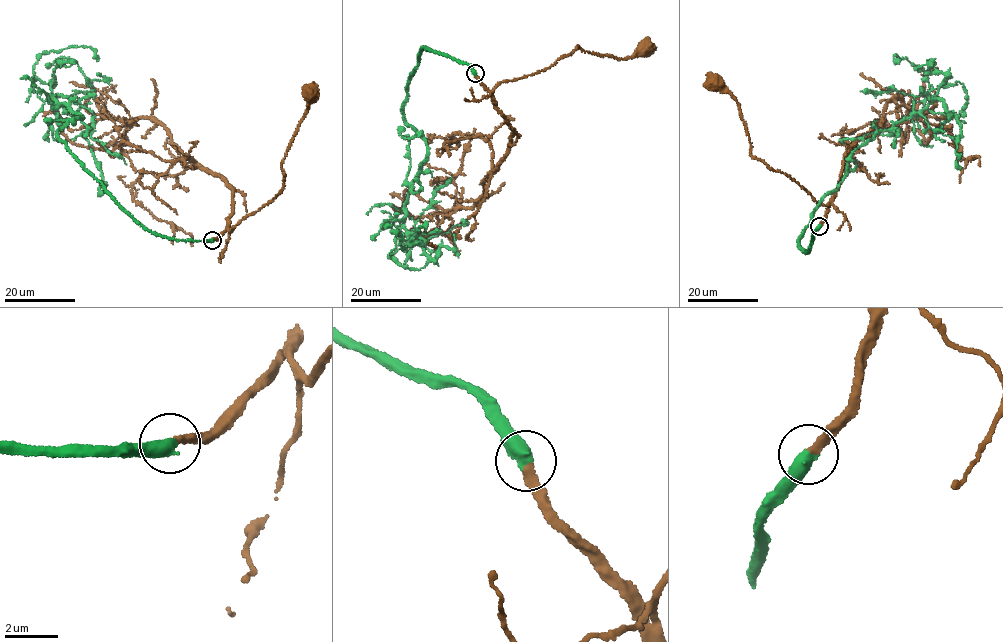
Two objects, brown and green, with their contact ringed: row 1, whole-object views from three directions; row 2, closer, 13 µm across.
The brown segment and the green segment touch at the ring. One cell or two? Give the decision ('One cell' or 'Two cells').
One cell

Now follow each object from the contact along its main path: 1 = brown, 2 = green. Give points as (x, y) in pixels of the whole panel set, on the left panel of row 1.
1: (212, 239), (232, 231), (281, 192), (282, 161), (304, 118), (306, 93)
2: (212, 239), (164, 238), (121, 207), (59, 139), (83, 117), (48, 96), (92, 113), (85, 136), (101, 196)

